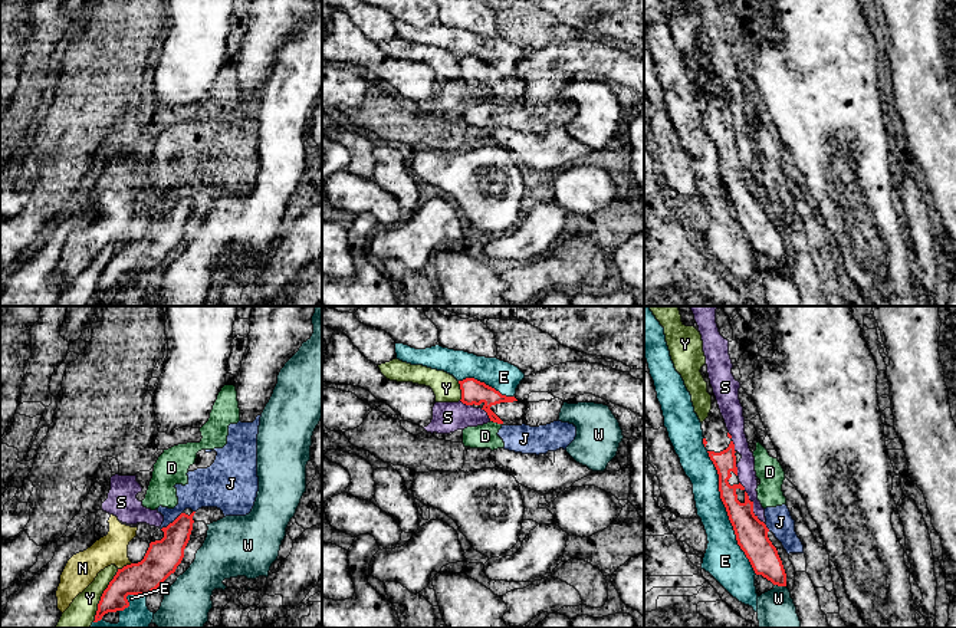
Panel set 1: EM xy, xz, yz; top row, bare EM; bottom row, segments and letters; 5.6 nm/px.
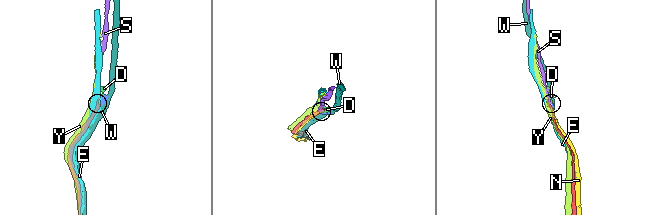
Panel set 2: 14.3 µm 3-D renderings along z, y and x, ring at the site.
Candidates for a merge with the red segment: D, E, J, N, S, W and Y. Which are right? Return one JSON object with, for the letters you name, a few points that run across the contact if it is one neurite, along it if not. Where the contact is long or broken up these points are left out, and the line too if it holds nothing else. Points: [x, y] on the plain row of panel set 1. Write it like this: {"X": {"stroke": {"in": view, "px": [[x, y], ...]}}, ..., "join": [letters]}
{"join": []}

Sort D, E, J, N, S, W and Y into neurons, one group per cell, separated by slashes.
D J / E / N S / W / Y

